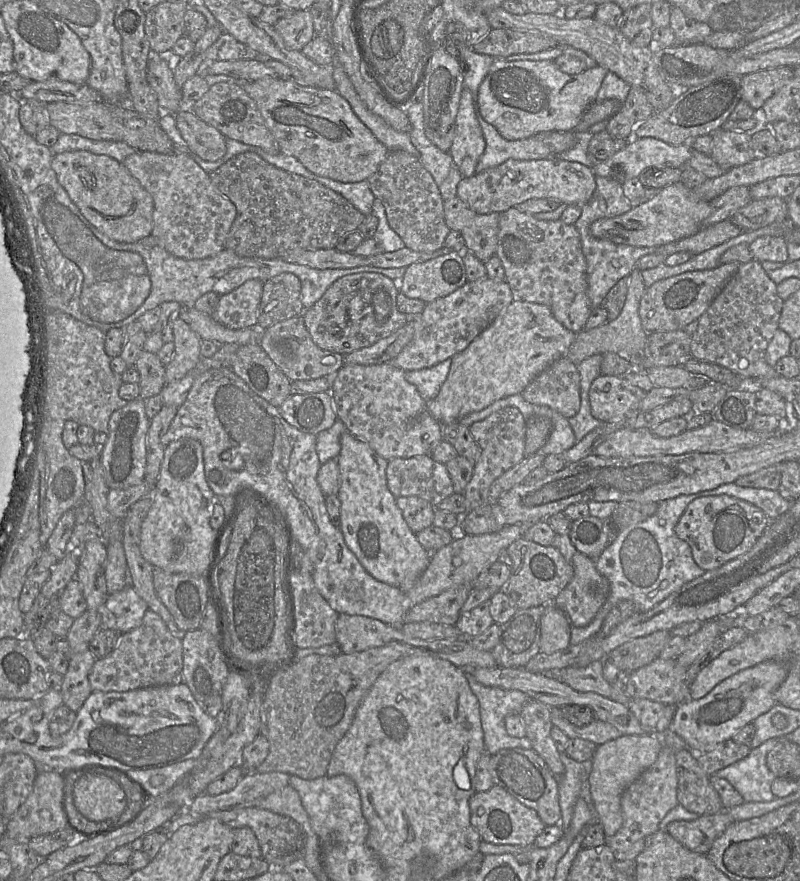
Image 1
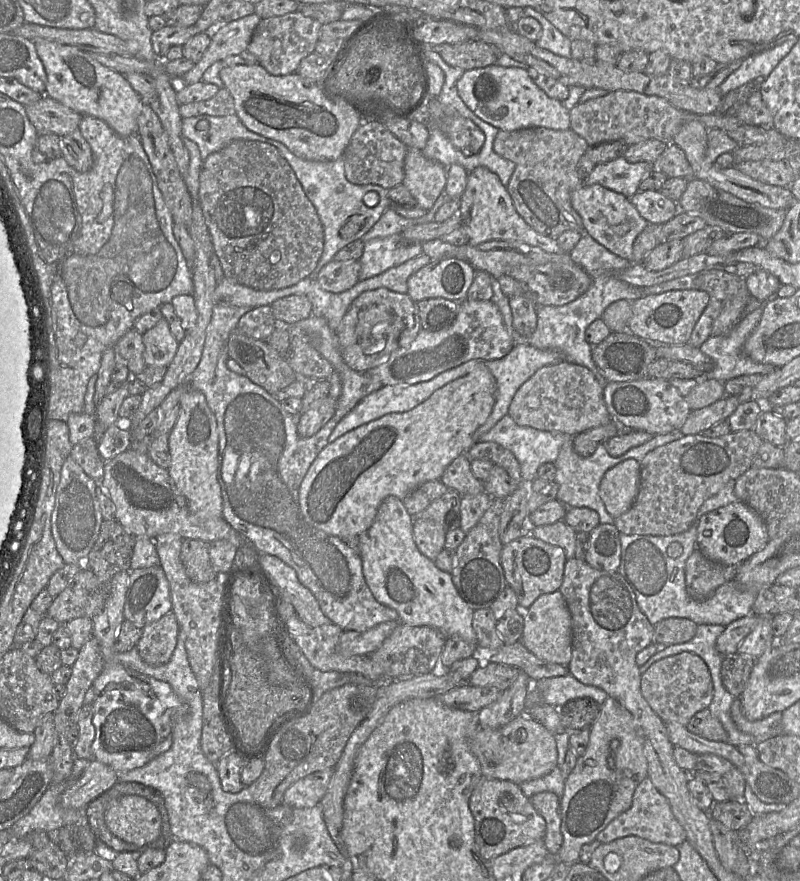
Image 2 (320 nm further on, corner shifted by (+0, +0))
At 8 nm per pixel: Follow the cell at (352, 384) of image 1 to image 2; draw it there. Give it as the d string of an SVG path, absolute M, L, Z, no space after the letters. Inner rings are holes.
M466 453L458 456L440 479L445 486L457 491L460 496L477 495L485 491L483 482L473 475L470 462Z

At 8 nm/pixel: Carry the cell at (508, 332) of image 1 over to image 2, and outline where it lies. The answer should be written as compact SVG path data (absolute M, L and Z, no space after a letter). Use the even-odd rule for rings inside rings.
M482 361L469 374L436 390L412 410L386 414L328 443L309 467L299 488L299 504L305 520L342 540L359 536L371 527L384 499L395 496L403 500L424 483L440 480L451 462L475 444L473 435L492 413L495 392L496 380Z

